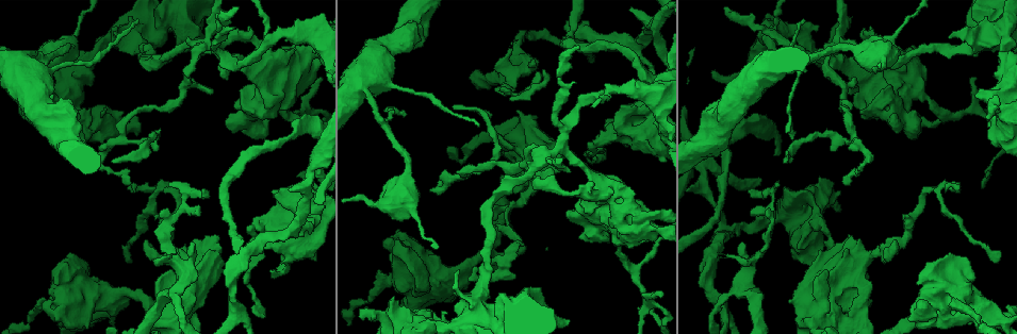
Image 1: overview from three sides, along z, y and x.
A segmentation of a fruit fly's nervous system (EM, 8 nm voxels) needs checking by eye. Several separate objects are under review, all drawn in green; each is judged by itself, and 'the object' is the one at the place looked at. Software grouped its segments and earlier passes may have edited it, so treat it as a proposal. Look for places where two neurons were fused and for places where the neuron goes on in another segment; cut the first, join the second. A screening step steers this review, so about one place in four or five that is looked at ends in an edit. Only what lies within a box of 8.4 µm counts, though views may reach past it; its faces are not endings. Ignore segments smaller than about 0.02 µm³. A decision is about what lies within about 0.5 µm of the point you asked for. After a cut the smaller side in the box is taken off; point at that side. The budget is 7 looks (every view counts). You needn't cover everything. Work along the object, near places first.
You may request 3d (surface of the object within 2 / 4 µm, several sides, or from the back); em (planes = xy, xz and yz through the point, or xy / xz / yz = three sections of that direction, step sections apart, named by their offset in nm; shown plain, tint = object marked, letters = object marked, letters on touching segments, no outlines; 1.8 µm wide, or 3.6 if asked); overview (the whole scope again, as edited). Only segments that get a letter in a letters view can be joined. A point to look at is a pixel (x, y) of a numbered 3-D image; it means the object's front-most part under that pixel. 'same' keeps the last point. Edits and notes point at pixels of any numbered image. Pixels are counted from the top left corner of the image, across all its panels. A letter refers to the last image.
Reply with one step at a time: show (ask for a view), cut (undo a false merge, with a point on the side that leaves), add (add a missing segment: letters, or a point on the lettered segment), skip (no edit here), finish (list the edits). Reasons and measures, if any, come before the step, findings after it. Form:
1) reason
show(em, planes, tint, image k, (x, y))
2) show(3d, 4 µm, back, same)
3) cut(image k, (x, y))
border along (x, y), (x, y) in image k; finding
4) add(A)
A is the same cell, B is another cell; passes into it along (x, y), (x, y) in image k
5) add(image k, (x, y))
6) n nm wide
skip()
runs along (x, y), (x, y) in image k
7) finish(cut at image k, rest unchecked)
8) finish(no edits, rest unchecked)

an open end
show(em, planes, letters, image 1, (365, 308))

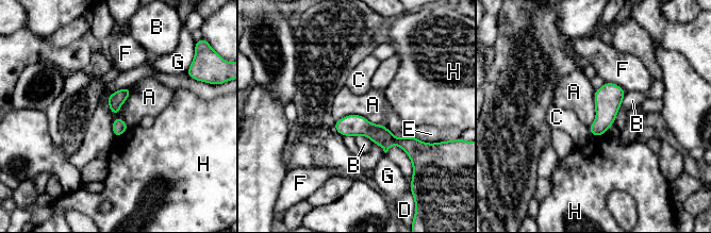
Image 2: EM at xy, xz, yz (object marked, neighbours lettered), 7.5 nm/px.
120 nm wide; B touches over 260 nm
skip()
A, B, C, D, E, F, G and H are other cells; none of them fits

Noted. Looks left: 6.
an open end
show(em, planes, tint, image 1, (569, 320))

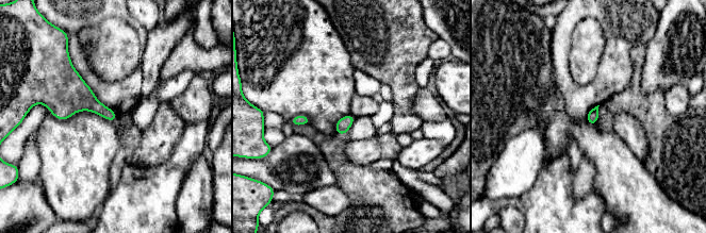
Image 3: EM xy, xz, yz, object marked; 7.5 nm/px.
show(em, planes, letters, same)

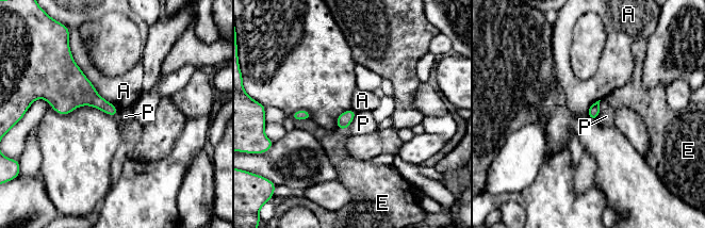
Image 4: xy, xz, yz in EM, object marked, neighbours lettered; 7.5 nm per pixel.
skip()
A, E and P are other cells; border along (70, 52), (116, 117) in image 4; none of them fits

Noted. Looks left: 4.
show(em, yz, step 4, letters, image 1, (806, 214))

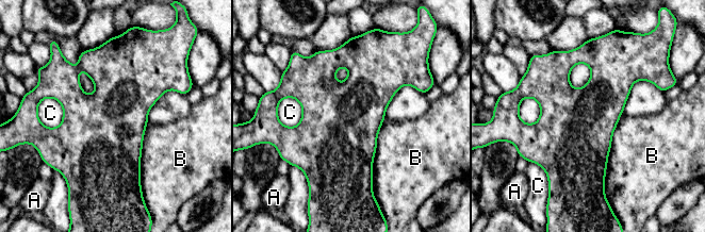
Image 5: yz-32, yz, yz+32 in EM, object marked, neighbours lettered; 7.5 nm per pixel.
skip()
A, B and C are other cells; border along (623, 112), (612, 135), (604, 191) in image 5; all the same neuron

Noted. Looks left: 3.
finish(no edits, rest unchecked)

